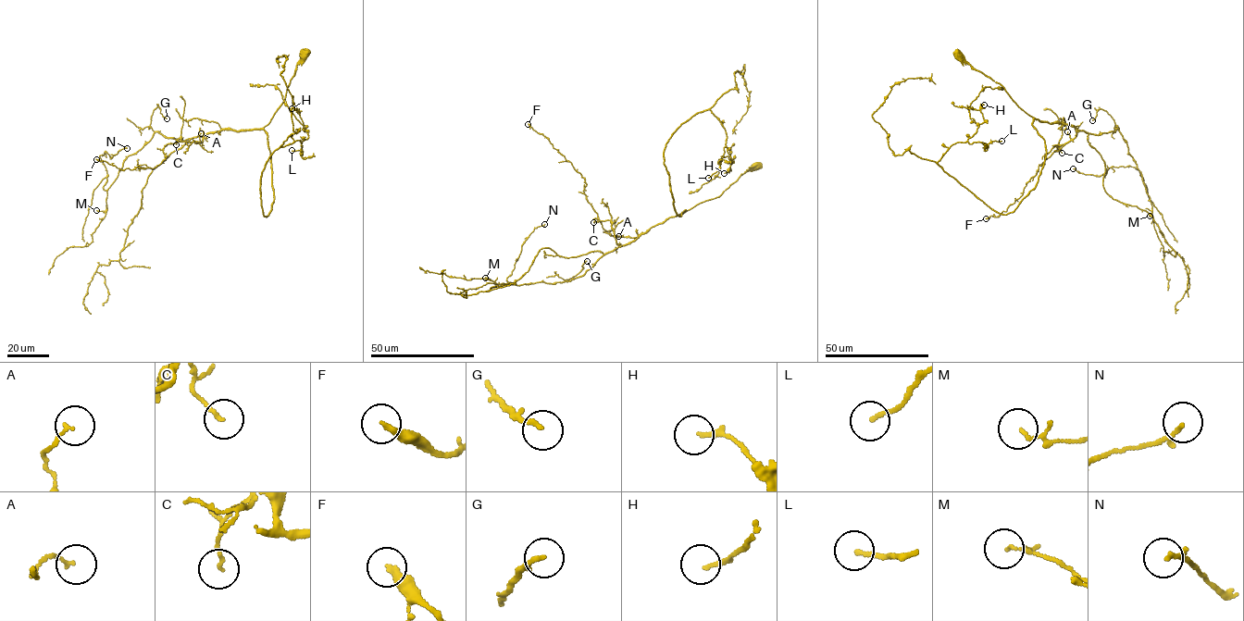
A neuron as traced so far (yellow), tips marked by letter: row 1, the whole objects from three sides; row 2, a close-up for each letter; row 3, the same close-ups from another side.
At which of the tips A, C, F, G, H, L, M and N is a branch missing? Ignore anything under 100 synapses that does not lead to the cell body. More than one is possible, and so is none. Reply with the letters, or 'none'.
none

